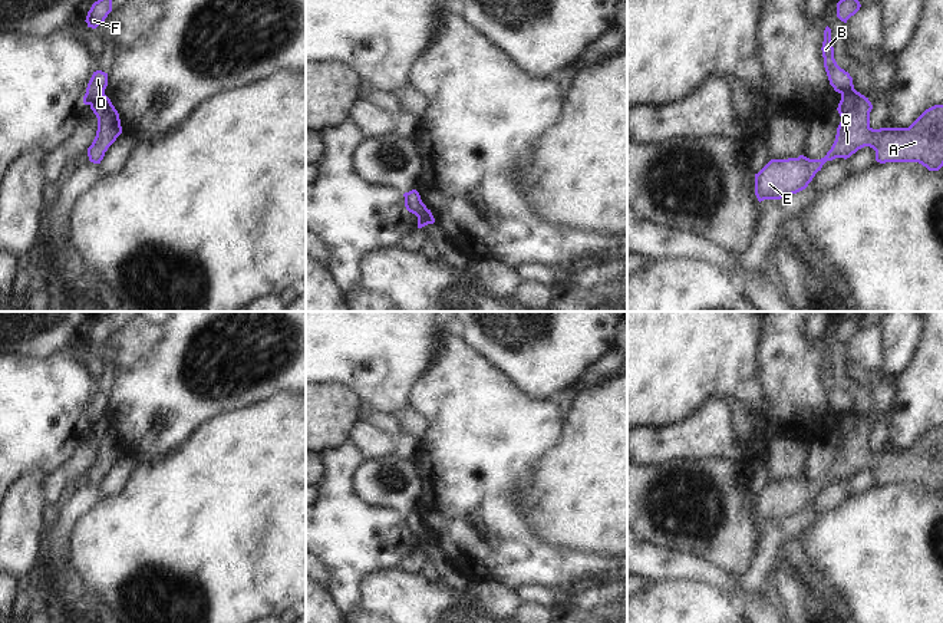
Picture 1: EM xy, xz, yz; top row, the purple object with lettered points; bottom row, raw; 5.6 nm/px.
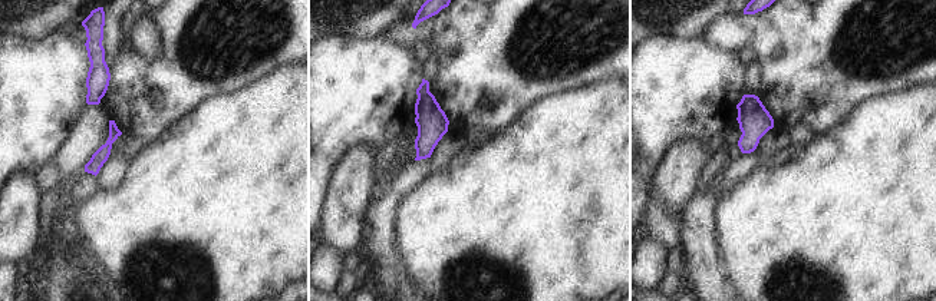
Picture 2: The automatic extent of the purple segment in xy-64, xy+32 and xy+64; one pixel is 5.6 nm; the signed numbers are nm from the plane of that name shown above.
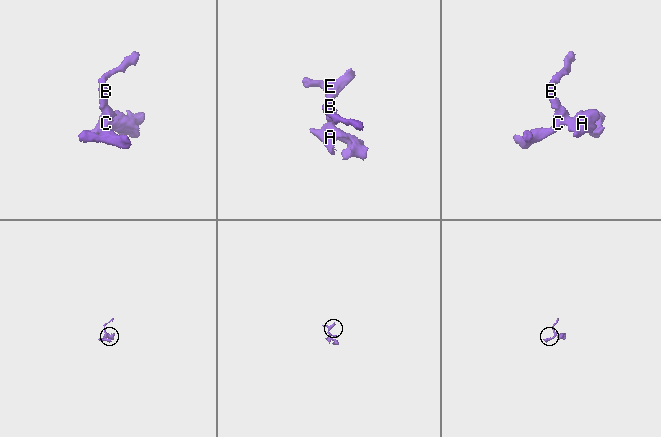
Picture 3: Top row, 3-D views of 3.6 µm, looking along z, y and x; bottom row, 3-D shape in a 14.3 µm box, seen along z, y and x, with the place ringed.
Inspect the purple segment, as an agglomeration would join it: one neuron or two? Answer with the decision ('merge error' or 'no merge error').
merge error

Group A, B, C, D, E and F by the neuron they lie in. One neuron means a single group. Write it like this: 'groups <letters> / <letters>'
groups A C E / B D F

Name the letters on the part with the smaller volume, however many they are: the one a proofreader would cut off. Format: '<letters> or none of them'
B, D, F

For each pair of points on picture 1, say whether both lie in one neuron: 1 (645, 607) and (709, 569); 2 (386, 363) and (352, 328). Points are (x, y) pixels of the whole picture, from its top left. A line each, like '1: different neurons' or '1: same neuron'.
1: different neurons
2: same neuron

